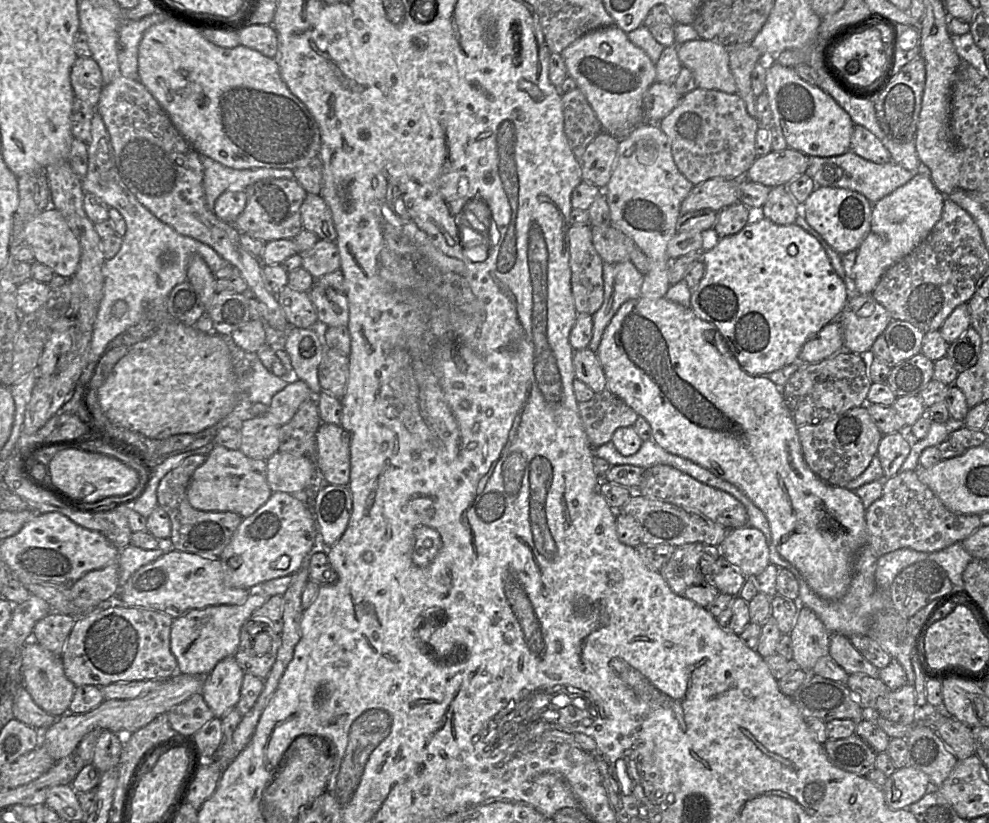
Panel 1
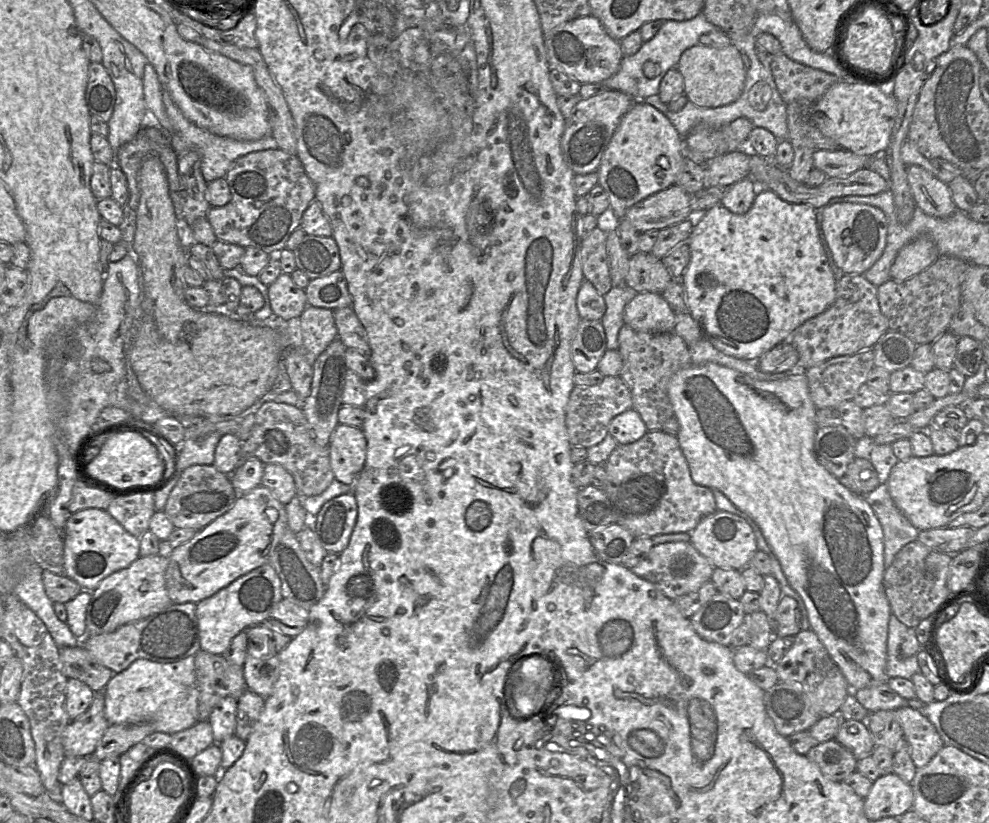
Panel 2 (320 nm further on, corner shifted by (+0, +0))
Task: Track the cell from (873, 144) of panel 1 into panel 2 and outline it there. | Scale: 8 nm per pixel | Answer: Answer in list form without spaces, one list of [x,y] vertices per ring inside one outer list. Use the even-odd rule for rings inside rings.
[[[918,165],[906,167],[906,174],[916,205],[923,212],[933,217],[946,218],[957,211],[948,184]]]

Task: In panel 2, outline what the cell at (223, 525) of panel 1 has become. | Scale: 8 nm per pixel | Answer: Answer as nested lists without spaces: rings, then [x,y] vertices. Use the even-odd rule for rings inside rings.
[[[192,465],[181,473],[163,511],[175,528],[200,531],[230,510],[237,497],[230,475],[221,473],[214,465]]]

